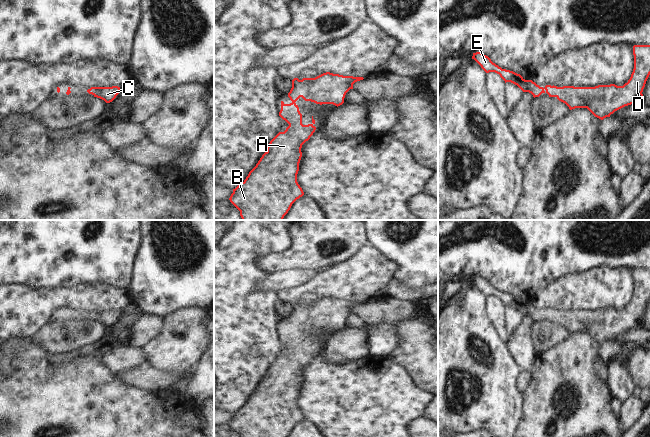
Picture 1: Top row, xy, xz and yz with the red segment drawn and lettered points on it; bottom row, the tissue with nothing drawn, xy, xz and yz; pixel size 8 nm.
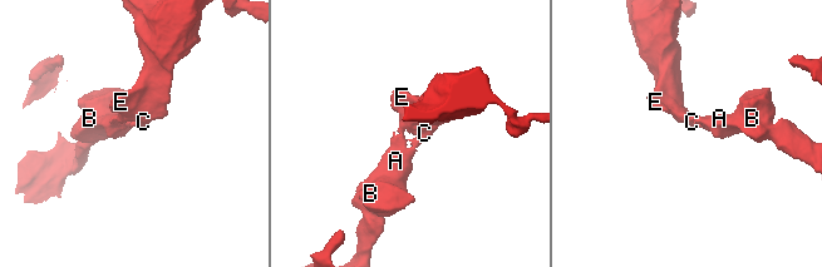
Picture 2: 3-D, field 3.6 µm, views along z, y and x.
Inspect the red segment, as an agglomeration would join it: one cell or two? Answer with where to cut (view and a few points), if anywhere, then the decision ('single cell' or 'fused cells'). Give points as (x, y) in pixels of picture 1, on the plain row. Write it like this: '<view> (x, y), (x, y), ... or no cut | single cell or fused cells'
no cut | single cell

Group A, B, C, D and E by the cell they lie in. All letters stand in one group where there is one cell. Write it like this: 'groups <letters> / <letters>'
groups A B C D E

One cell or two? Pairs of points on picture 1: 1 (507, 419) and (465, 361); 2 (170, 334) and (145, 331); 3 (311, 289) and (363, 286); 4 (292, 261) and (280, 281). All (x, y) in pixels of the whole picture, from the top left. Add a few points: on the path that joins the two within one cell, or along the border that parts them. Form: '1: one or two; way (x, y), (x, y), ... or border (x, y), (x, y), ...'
1: one; way (496, 405), (484, 393), (484, 385), (479, 375)
2: two; border (165, 317), (162, 330), (141, 347)
3: one; way (324, 286), (350, 286)
4: two; border (311, 269), (287, 268), (270, 273)

